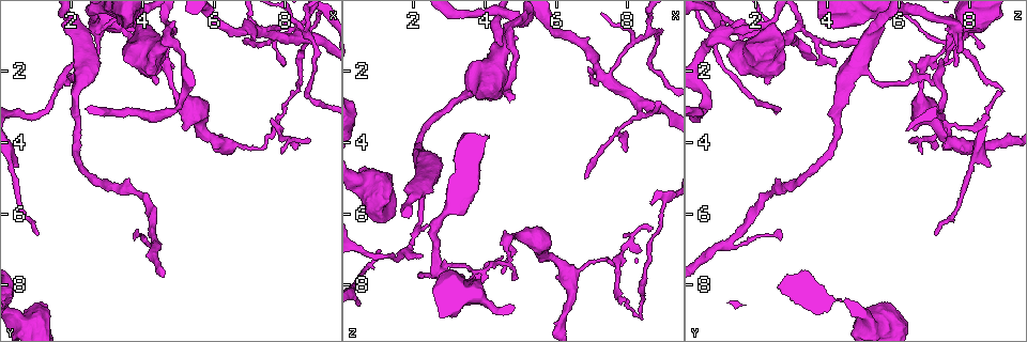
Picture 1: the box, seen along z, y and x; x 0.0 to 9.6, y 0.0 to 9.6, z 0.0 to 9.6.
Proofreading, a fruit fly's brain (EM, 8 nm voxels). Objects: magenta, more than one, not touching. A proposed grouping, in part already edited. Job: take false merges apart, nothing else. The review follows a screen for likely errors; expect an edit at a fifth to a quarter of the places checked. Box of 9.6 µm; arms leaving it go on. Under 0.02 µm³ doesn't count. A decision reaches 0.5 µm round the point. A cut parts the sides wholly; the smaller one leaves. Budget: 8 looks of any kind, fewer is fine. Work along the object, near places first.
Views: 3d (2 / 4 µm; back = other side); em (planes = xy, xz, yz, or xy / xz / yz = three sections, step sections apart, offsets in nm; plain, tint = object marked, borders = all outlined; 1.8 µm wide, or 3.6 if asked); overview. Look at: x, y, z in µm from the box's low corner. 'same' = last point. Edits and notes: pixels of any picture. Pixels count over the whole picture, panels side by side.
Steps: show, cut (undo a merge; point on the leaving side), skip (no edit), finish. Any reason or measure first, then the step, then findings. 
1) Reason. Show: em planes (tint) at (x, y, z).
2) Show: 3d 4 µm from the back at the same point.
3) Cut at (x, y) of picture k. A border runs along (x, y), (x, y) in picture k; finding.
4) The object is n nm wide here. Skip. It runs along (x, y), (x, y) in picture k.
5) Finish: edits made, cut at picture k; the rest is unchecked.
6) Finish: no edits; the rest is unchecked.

Sharp bend. Show: em 3.6 µm xz step 8 (tint) at (7.35, 0.90, 2.15).

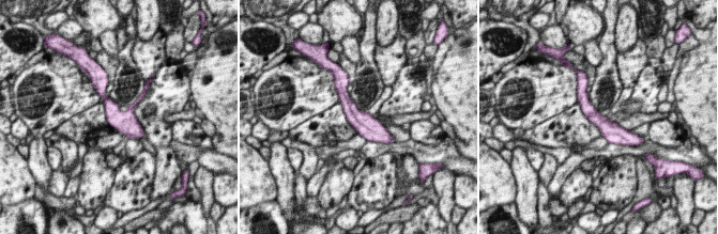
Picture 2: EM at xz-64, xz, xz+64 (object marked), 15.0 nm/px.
The object is 220 nm wide here. Skip. It runs along (581, 92), (586, 108), (615, 141) in picture 2; continuous, no second neuron.

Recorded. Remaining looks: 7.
Sharp bend. Show: 3d 4 µm at (7.65, 3.65, 7.45).

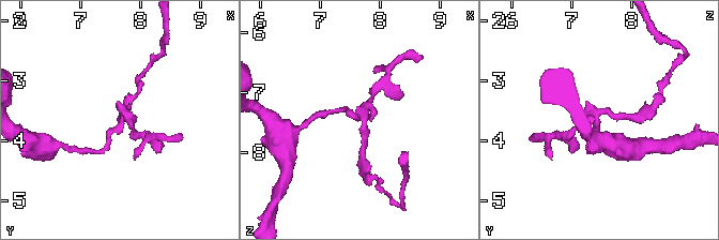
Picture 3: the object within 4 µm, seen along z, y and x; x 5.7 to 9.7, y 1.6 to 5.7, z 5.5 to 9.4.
3 arms meet here. Show: em planes (borders) at (7.70, 3.60, 7.40).

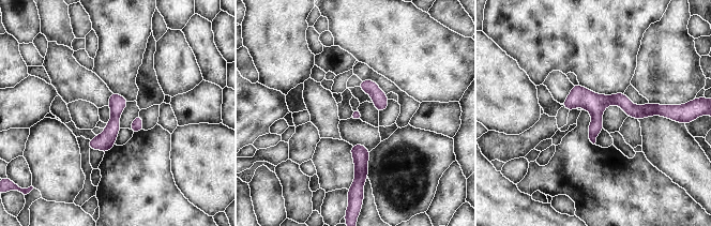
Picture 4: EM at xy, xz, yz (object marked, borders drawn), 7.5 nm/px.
The object is 80 nm wide here. Skip. It runs along (565, 104), (660, 108) in picture 4; continuous, no second neuron.

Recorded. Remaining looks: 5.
Thick turns thin. Show: em planes (tint) at (5.10, 2.80, 6.65).

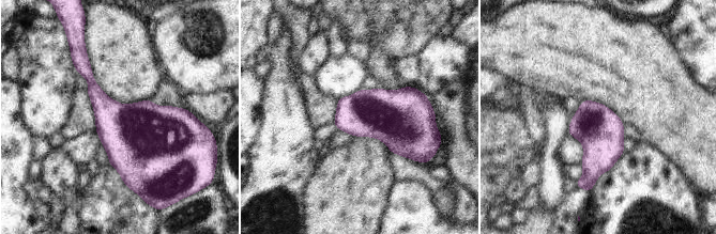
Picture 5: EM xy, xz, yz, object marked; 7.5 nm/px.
Skip. Continuous, no second neuron.

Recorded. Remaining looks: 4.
Abrupt turn. Show: em planes (plain) at (4.70, 0.95, 1.10).

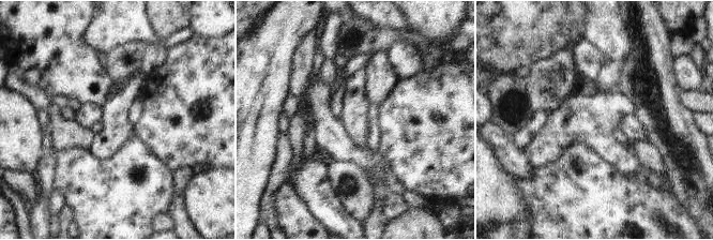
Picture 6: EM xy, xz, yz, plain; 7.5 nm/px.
Show: em planes (tint) at the same point.

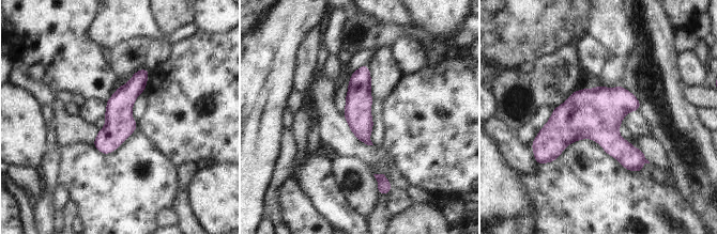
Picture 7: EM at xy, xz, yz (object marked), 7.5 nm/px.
Skip. It runs along (146, 72), (102, 150) in picture 7; one neuron here.

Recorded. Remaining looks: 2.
Finish: no edits; the rest is unchecked.

